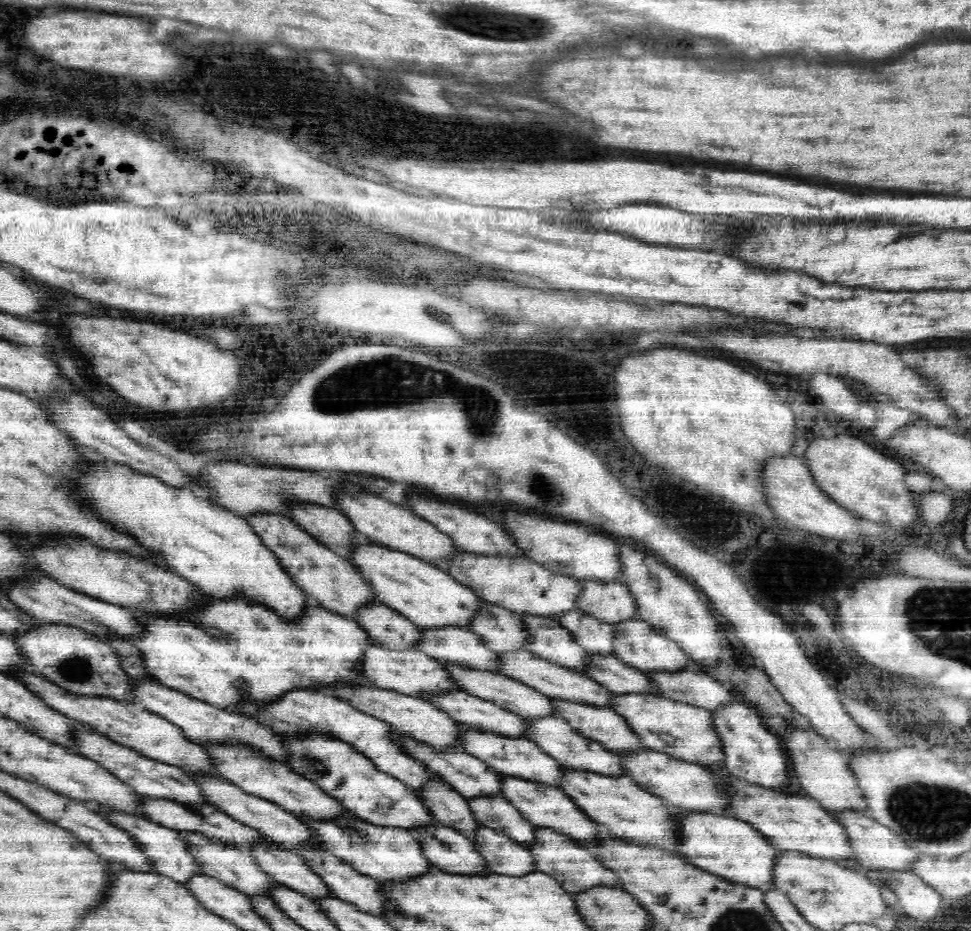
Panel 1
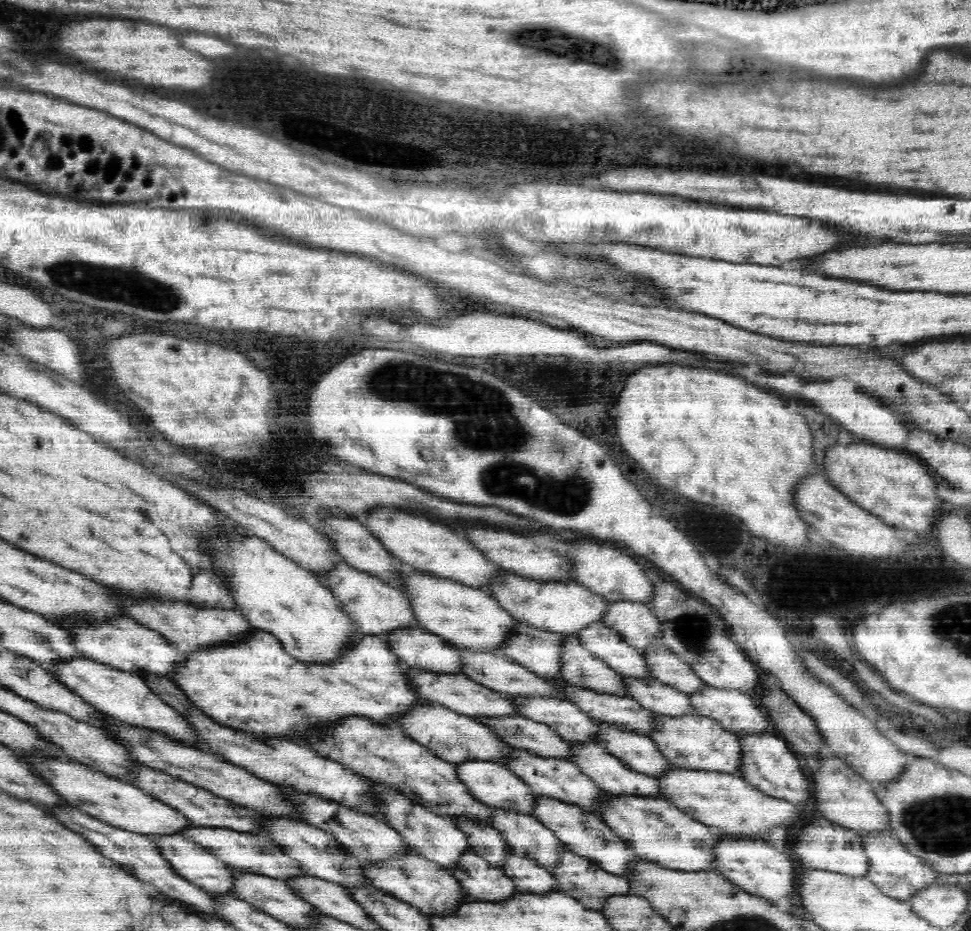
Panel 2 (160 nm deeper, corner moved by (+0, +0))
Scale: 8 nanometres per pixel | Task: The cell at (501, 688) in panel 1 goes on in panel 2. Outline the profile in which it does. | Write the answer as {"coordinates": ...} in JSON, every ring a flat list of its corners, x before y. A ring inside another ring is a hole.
{"coordinates":[[510,696,517,714,550,726,568,742,594,742,599,724,572,701,547,696]]}

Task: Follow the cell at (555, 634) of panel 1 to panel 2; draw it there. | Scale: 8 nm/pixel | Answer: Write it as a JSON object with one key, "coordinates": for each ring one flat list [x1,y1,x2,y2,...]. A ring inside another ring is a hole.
{"coordinates":[[578,634,564,635,562,677,567,682,600,694,629,696,622,676,586,650,580,643]]}

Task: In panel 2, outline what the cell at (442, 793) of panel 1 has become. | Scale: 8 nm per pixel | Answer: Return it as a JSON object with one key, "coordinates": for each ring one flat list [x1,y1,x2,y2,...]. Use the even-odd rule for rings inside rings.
{"coordinates":[[456,818,454,821,466,835,468,846,474,854,484,858,492,867,502,869,505,866,506,858,512,850,500,831,481,820]]}

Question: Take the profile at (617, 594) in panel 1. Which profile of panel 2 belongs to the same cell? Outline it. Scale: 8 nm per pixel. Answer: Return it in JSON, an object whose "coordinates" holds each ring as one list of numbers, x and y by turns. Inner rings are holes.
{"coordinates":[[638,602,609,603,602,625,619,632,626,644,644,653,662,639,662,624,648,605]]}

